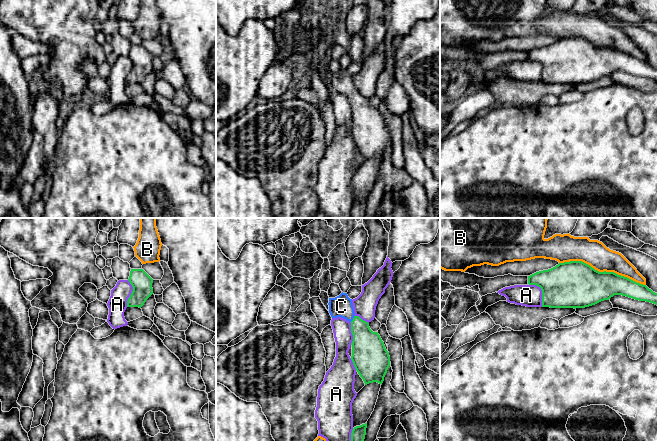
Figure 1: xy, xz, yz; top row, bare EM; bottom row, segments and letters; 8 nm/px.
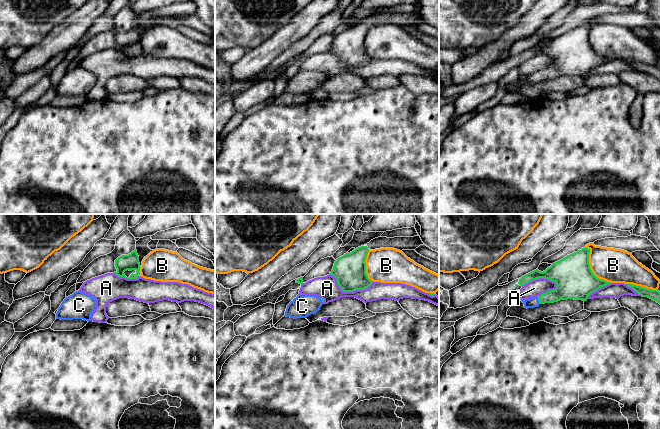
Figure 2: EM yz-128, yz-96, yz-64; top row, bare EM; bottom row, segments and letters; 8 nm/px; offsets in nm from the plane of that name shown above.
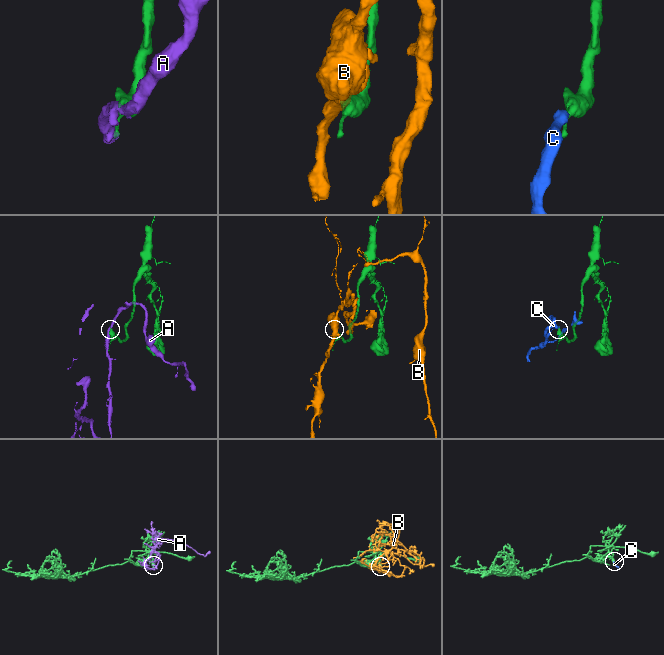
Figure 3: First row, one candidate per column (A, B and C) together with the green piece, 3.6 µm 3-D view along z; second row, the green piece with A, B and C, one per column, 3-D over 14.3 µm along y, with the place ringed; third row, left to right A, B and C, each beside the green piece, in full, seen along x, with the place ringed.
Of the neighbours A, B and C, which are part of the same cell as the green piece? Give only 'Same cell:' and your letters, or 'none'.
Same cell: C

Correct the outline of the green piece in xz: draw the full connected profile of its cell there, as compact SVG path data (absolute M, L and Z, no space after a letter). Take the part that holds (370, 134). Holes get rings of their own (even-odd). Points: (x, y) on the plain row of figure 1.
M347 69L329 74L328 81L332 94L341 93L351 99L351 136L365 161L373 158L382 161L390 142L390 132L378 108L373 108L368 98L355 91L352 75Z

